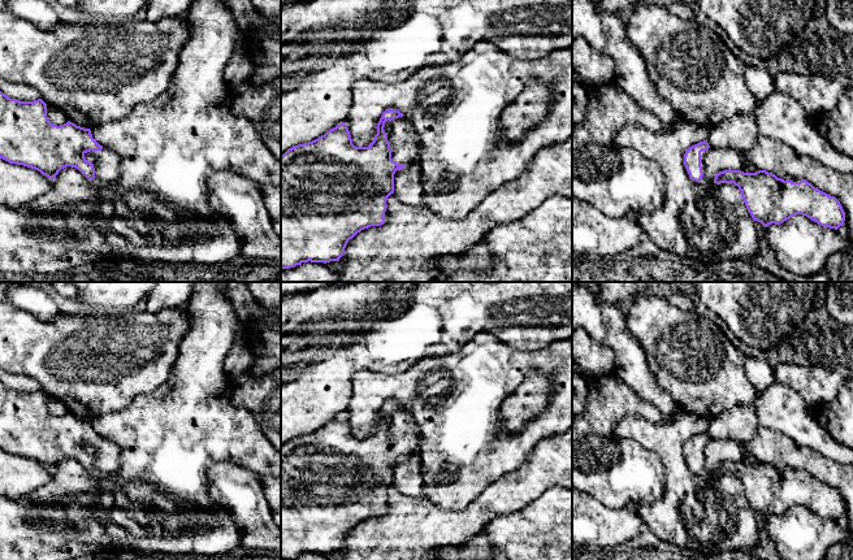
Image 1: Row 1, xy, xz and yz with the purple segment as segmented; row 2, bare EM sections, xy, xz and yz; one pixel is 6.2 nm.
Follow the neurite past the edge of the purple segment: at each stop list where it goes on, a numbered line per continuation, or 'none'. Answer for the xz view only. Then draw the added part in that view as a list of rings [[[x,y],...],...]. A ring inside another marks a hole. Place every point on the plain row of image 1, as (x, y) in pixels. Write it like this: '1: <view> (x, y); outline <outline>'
1: xz (402, 428); outline [[[406,407],[387,411],[387,431],[391,439],[391,451],[397,455],[415,455],[419,450],[419,427]]]

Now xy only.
1: xy (107, 458); outline [[[105,438],[101,442],[90,442],[88,444],[96,451],[94,455],[95,469],[91,474],[101,483],[113,479],[121,468],[121,448]]]

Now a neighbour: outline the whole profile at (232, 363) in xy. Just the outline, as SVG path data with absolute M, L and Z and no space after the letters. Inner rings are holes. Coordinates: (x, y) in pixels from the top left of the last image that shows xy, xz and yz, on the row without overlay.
M241 327L235 335L233 348L229 351L224 369L226 374L234 379L246 374L252 363L252 353L247 348L246 339L243 335L243 327Z

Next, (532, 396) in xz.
M531 372L518 390L503 401L498 416L501 430L506 434L520 433L532 418L546 409L553 391L553 374Z

